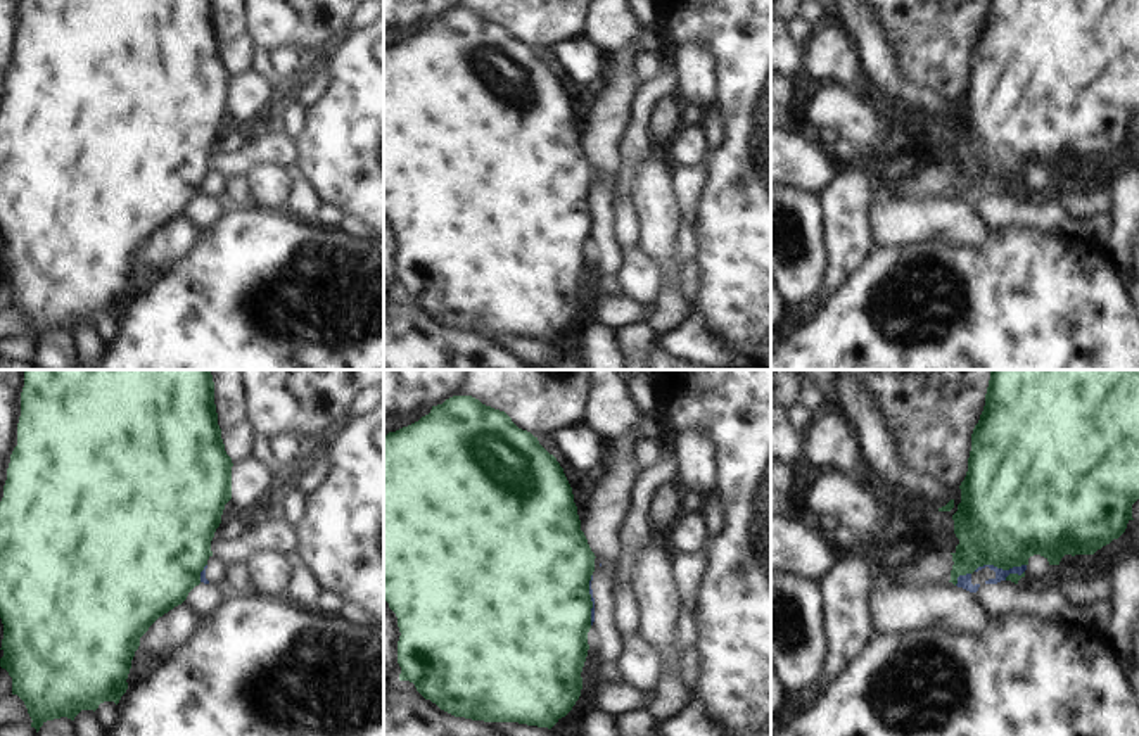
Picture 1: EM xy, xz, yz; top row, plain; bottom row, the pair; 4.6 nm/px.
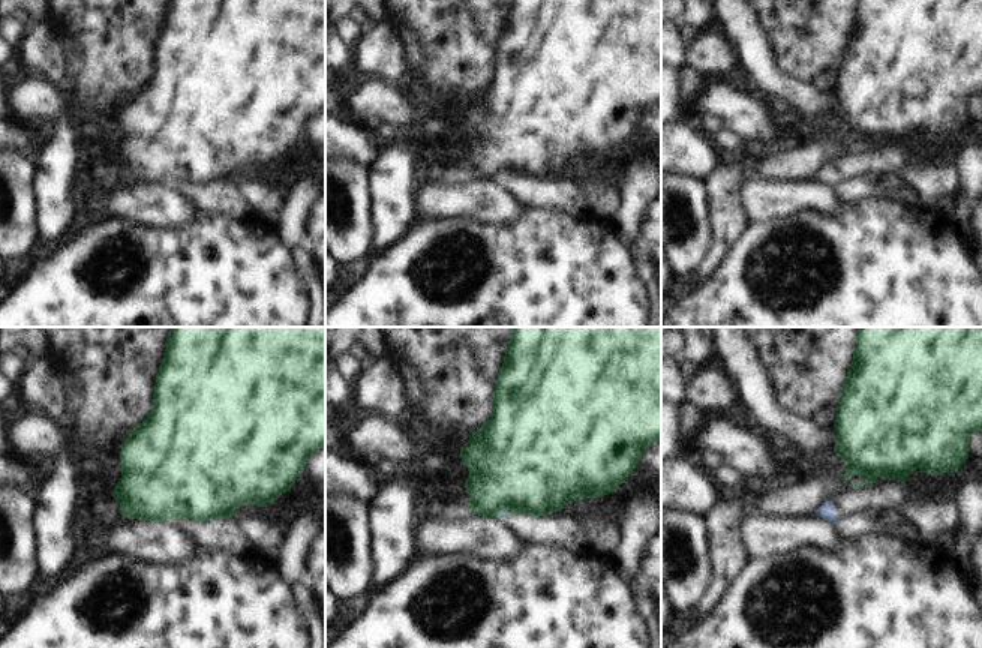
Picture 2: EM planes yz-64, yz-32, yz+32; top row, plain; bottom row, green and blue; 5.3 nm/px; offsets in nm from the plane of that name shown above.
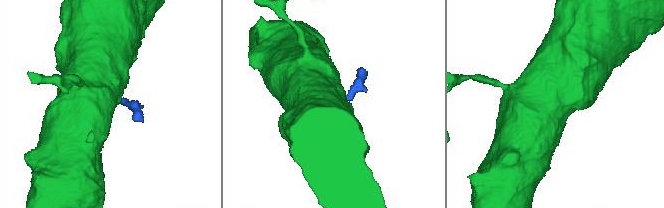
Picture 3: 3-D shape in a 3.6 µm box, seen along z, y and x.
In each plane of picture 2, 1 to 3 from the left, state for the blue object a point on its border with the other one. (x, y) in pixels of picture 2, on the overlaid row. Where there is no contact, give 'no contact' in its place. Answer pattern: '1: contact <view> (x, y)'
1: no contact
2: contact yz-32 (502, 513)
3: no contact

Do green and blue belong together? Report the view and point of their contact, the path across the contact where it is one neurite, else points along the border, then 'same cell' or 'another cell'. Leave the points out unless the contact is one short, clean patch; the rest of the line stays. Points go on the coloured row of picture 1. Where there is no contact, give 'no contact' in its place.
meets green in yz at (999, 567); border along yz (1025, 564), (1008, 569), (979, 565), (973, 571); another cell

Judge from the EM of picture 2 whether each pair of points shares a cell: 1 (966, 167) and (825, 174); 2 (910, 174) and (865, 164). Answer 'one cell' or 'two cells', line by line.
1: two cells
2: one cell

